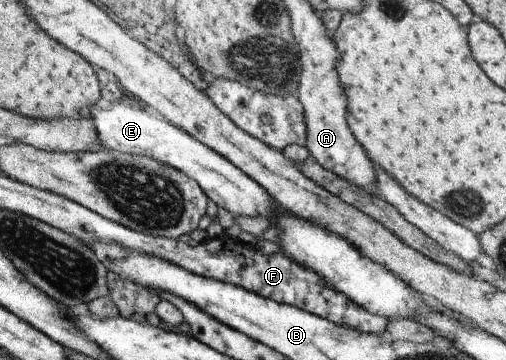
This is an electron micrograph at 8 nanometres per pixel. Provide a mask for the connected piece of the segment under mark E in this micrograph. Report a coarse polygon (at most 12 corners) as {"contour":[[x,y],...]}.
{"contour":[[129,103],[91,111],[102,149],[174,167],[235,216],[281,207],[228,159]]}

